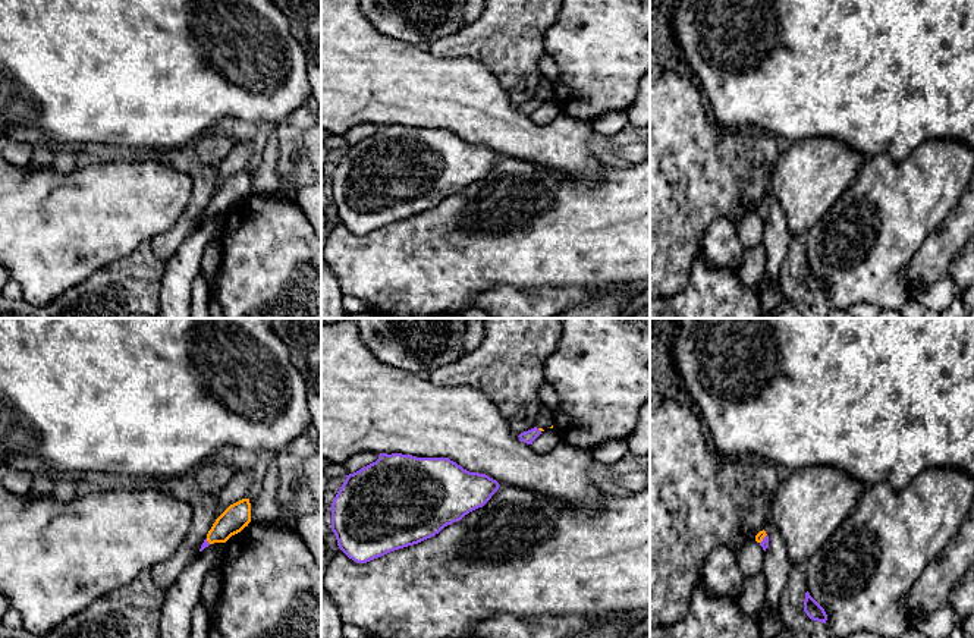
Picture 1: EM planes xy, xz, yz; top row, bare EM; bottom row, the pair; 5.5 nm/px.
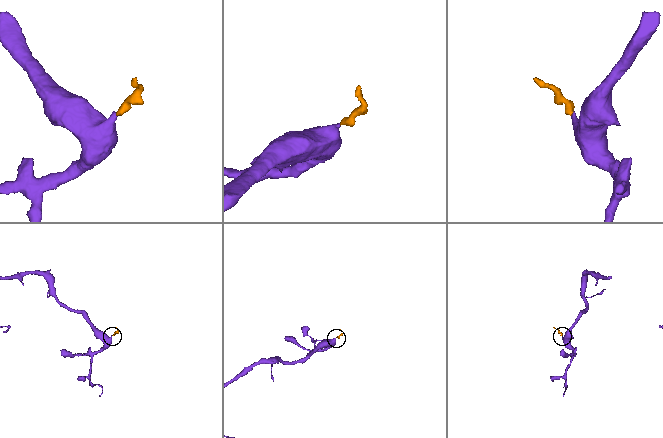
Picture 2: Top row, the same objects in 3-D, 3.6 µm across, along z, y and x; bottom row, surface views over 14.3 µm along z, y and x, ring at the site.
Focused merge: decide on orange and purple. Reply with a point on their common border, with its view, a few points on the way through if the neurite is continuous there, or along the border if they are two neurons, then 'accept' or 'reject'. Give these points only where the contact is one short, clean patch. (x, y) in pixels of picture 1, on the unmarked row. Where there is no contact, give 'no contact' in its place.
meets orange in yz at (763, 208); runs through yz (762, 206), (763, 208), (764, 214); accept

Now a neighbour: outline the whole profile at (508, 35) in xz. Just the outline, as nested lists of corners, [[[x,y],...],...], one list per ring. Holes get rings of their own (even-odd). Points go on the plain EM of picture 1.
[[[486,0],[484,10],[455,35],[439,38],[430,44],[436,57],[469,57],[484,63],[496,75],[509,100],[519,107],[535,98],[543,76],[538,60],[544,54],[544,34],[562,12],[563,0]]]

